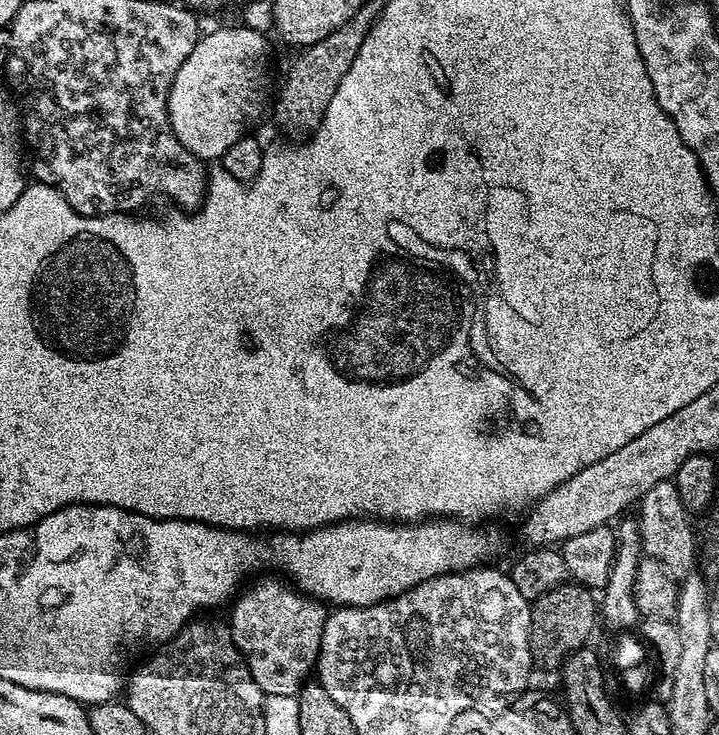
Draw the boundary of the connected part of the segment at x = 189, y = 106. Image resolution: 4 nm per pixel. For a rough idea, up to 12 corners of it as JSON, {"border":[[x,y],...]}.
{"border":[[205,31],[168,91],[172,133],[219,161],[263,114],[265,33]]}

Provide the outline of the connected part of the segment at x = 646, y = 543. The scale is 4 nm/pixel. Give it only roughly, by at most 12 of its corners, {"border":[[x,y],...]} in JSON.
{"border":[[673,479],[638,502],[640,547],[677,578],[693,571],[698,532]]}

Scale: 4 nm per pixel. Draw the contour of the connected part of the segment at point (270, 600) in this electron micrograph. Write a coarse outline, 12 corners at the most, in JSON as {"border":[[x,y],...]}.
{"border":[[280,580],[249,583],[230,627],[264,695],[296,696],[329,609]]}

